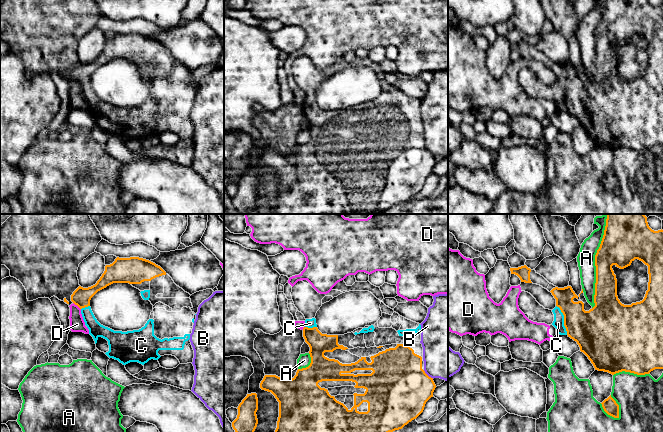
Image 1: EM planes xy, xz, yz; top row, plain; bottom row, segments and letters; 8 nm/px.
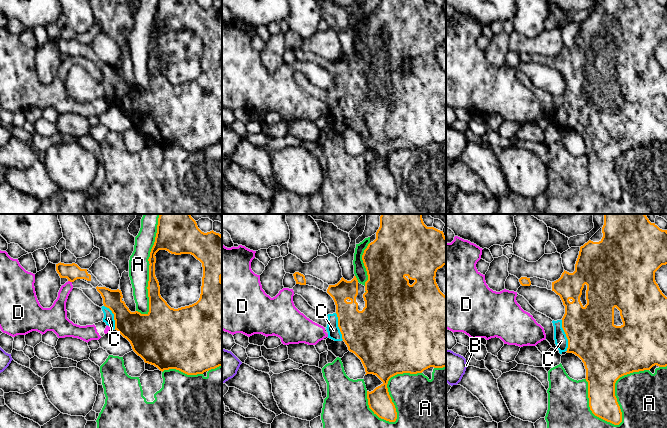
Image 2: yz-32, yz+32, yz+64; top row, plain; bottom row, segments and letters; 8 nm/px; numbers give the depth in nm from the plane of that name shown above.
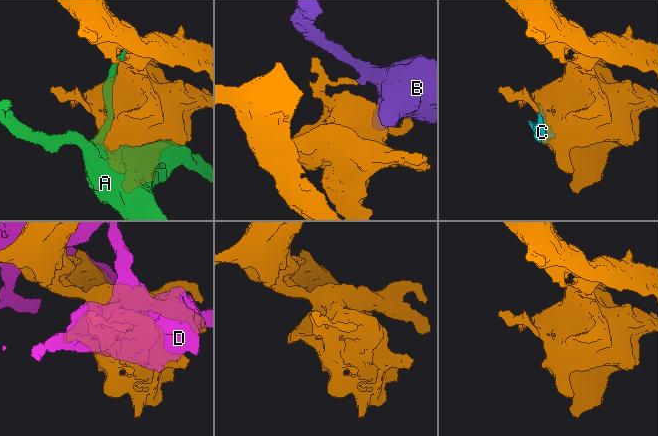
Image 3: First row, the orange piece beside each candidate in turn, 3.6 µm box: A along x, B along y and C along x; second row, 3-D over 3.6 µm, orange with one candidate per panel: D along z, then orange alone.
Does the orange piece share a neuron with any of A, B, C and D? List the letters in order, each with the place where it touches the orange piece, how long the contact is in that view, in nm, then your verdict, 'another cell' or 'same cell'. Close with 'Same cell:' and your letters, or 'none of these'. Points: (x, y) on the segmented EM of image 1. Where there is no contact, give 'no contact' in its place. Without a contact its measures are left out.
A: contact yz (595, 261); length 750 nm; another cell
B: contact xz (427, 375); length 110 nm; another cell
C: contact yz (564, 320); length 260 nm; same cell
D: contact xy (77, 305); length 90 nm; another cell
Same cell: C

